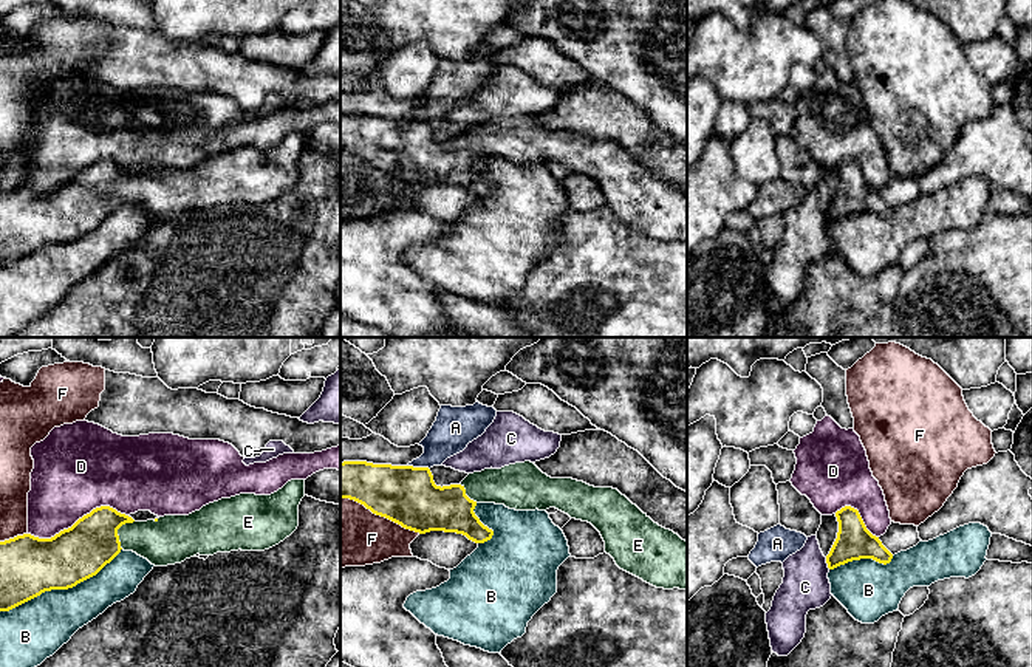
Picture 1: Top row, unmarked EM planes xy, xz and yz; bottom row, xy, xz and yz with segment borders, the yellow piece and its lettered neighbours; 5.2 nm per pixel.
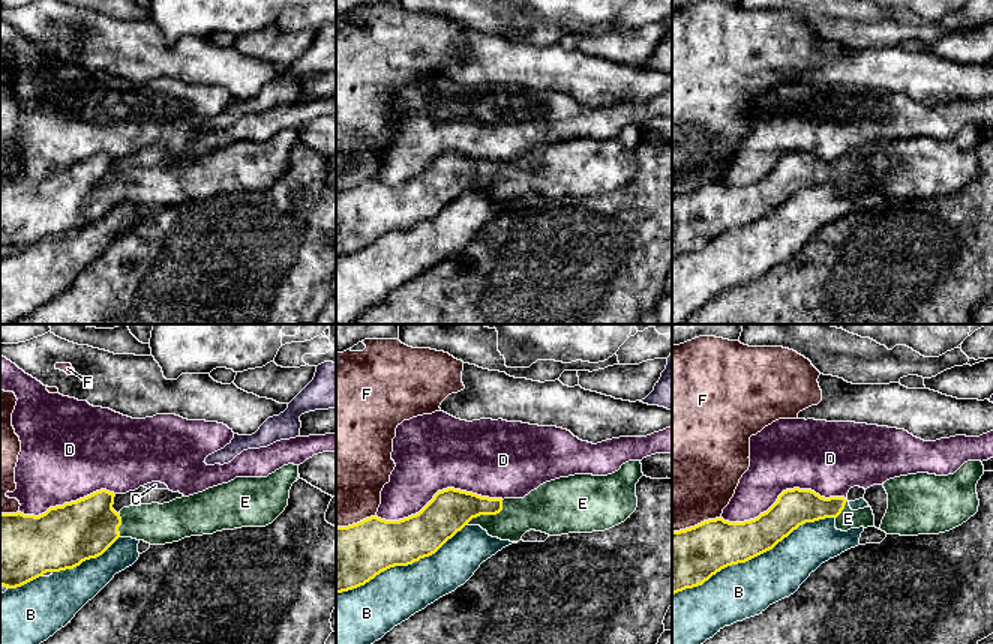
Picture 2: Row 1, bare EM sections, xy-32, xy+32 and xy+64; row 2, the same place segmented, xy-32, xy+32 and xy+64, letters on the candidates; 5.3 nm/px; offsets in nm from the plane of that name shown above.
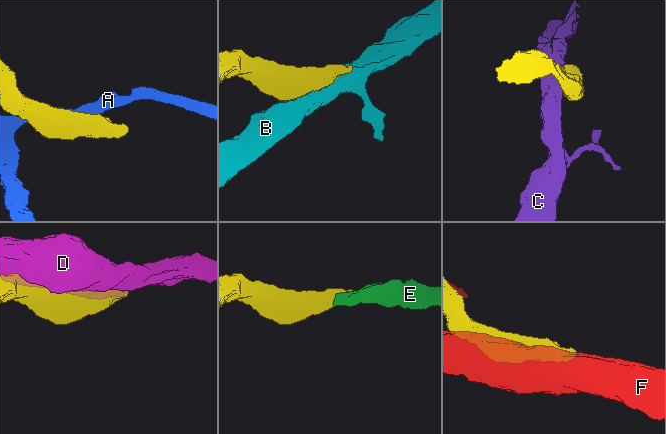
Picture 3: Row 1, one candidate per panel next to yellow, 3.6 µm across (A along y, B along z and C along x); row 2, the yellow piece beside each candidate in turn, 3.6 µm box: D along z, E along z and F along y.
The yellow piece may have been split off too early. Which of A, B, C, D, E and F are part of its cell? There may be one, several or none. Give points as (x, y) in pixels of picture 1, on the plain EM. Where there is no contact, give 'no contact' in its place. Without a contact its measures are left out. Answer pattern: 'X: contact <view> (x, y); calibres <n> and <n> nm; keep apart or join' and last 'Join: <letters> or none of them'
A: contact xz (418, 121); calibres 300 and 200 nm; keep apart
B: contact xy (61, 242); calibres 300 and 300 nm; keep apart
C: contact yz (826, 215); calibres 190 and 240 nm; keep apart
D: contact xy (79, 172); calibres 280 and 440 nm; keep apart
E: contact xy (116, 184); calibres 280 and 240 nm; join
F: contact xz (381, 169); calibres 300 and 360 nm; keep apart
Join: E

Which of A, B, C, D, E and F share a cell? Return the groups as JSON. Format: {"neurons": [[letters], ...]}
{"neurons": [["A"], ["B"], ["C"], ["D"], ["E"], ["F"]]}

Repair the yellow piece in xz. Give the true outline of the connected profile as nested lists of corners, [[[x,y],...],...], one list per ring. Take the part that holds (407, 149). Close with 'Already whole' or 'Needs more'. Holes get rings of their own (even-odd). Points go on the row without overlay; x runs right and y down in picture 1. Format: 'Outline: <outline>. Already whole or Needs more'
Outline: [[[343,115],[340,116],[340,152],[354,153],[373,167],[415,186],[456,186],[475,197],[484,197],[494,189],[494,184],[484,180],[473,166],[478,156],[504,158],[515,164],[555,161],[571,172],[591,176],[605,195],[605,206],[620,223],[656,241],[687,243],[685,193],[654,176],[617,142],[594,141],[572,132],[551,132],[531,115],[473,125],[460,138],[443,141],[435,138],[429,121]]]. Needs more

